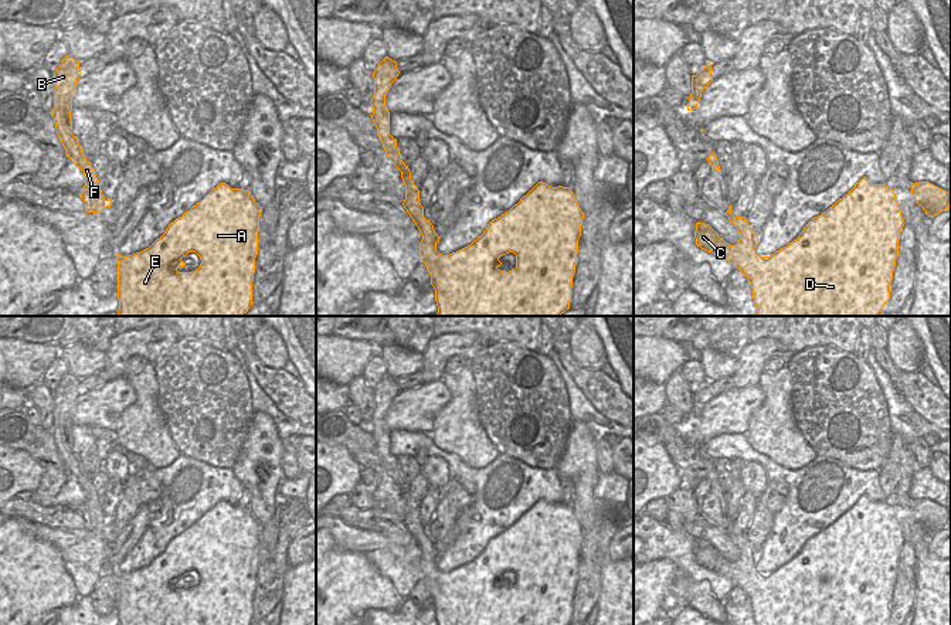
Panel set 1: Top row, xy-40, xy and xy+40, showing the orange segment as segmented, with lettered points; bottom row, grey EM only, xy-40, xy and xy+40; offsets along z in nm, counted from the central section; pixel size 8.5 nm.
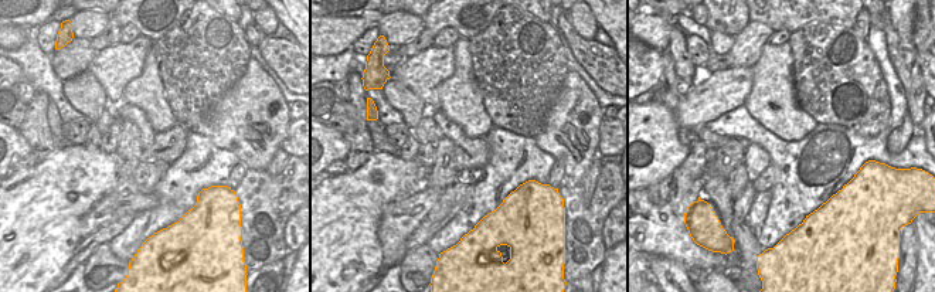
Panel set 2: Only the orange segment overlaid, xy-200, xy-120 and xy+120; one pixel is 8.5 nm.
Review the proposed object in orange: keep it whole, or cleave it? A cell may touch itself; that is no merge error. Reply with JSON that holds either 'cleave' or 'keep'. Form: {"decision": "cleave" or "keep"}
{"decision": "cleave"}

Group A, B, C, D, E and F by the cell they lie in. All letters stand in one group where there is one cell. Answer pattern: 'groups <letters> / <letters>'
groups A C D E / B F

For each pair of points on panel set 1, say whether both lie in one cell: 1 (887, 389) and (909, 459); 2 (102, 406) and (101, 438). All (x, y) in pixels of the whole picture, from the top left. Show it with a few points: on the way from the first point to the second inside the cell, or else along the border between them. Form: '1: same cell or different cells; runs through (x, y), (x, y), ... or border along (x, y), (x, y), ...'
1: different cells; border along (893, 432), (907, 445)
2: different cells; border along (89, 425), (108, 428), (115, 432)

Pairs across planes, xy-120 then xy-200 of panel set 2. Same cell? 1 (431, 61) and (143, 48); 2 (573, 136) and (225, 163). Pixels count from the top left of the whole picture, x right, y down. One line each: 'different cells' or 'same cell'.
1: same cell
2: different cells

